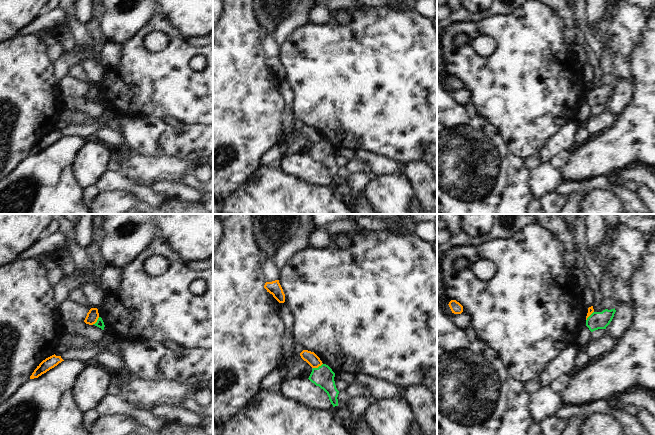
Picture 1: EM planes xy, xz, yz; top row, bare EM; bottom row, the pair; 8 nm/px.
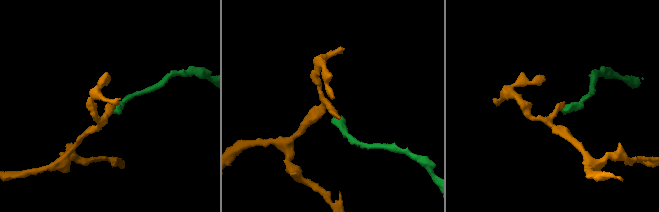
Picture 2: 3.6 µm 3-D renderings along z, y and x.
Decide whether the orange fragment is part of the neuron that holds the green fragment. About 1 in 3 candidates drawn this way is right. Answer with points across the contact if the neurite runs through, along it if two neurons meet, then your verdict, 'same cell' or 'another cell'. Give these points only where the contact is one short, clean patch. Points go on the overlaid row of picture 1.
border xz (322, 363), (313, 368); another cell

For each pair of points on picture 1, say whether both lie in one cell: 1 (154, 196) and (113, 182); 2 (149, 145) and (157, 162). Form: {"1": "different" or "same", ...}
{"1": "same", "2": "different"}

